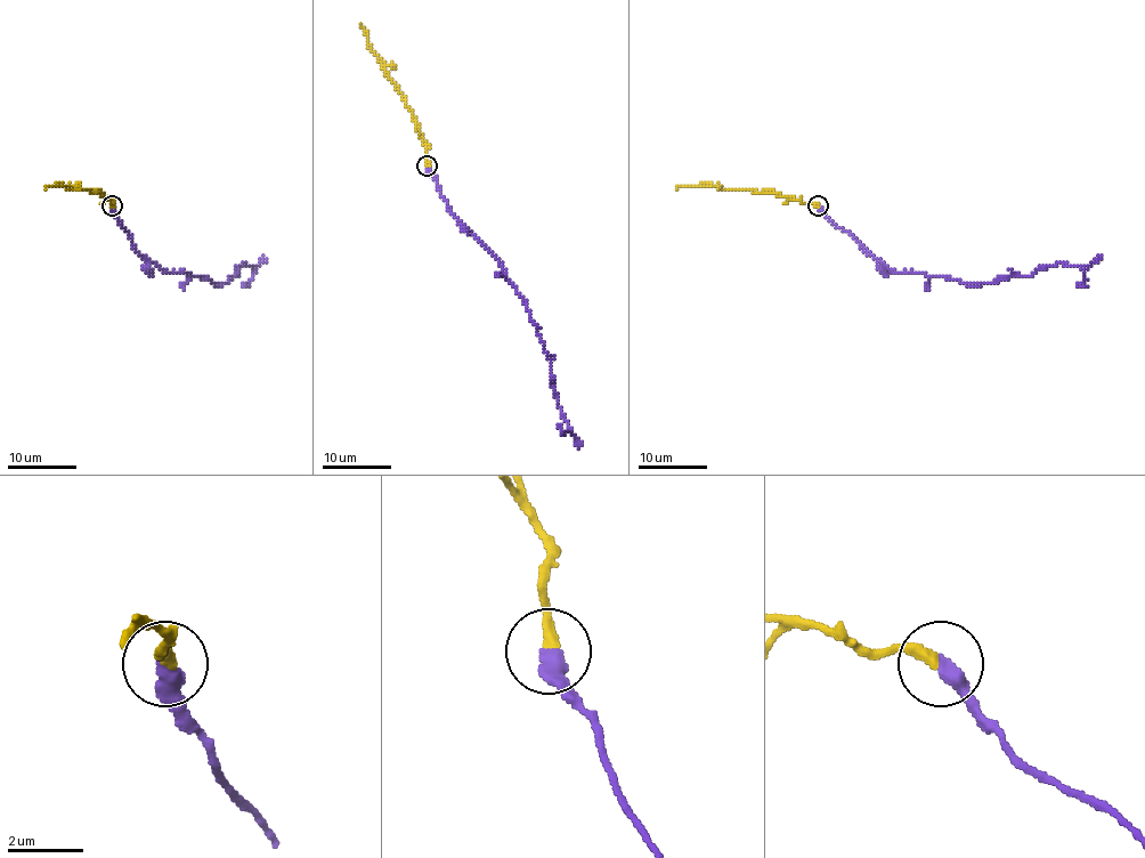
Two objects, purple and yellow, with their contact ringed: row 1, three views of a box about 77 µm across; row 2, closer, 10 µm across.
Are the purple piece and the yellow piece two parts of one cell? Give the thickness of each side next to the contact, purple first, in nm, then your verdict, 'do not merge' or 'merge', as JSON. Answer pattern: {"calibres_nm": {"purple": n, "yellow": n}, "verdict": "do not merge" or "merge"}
{"calibres_nm": {"purple": 480, "yellow": 320}, "verdict": "merge"}

